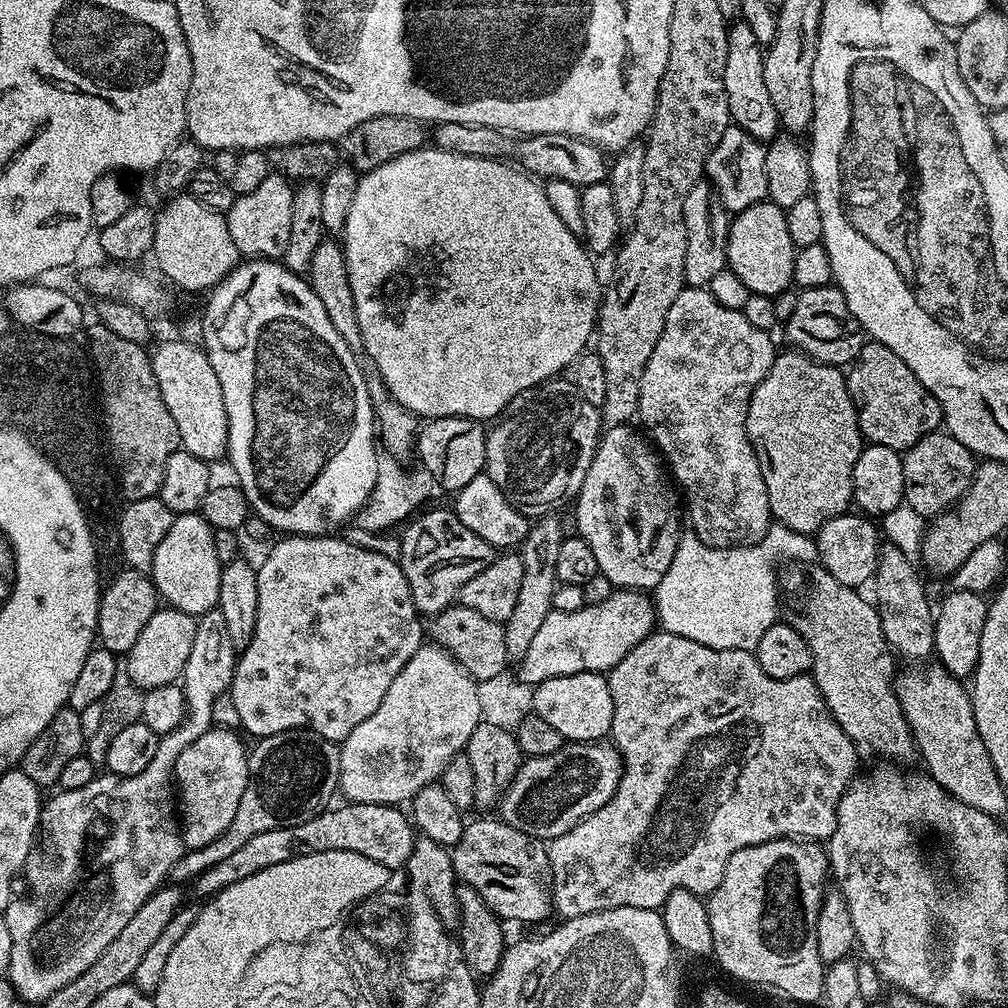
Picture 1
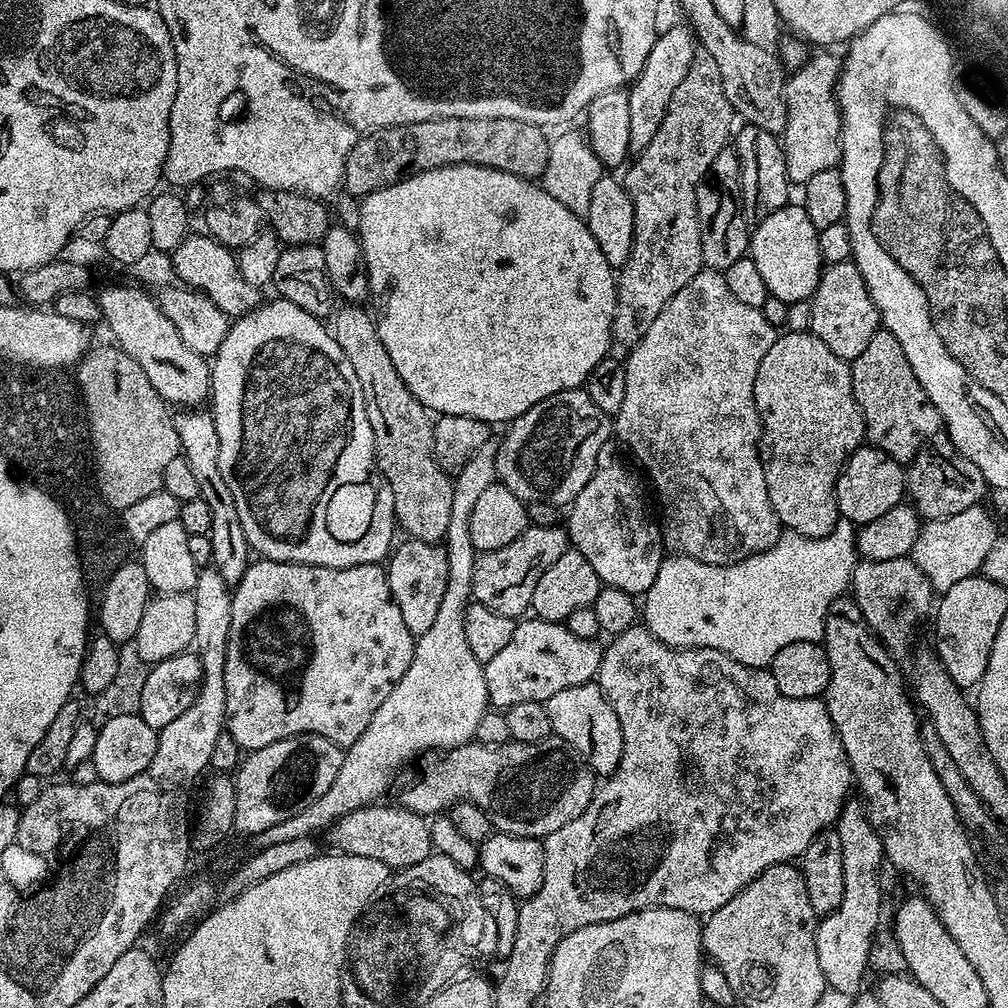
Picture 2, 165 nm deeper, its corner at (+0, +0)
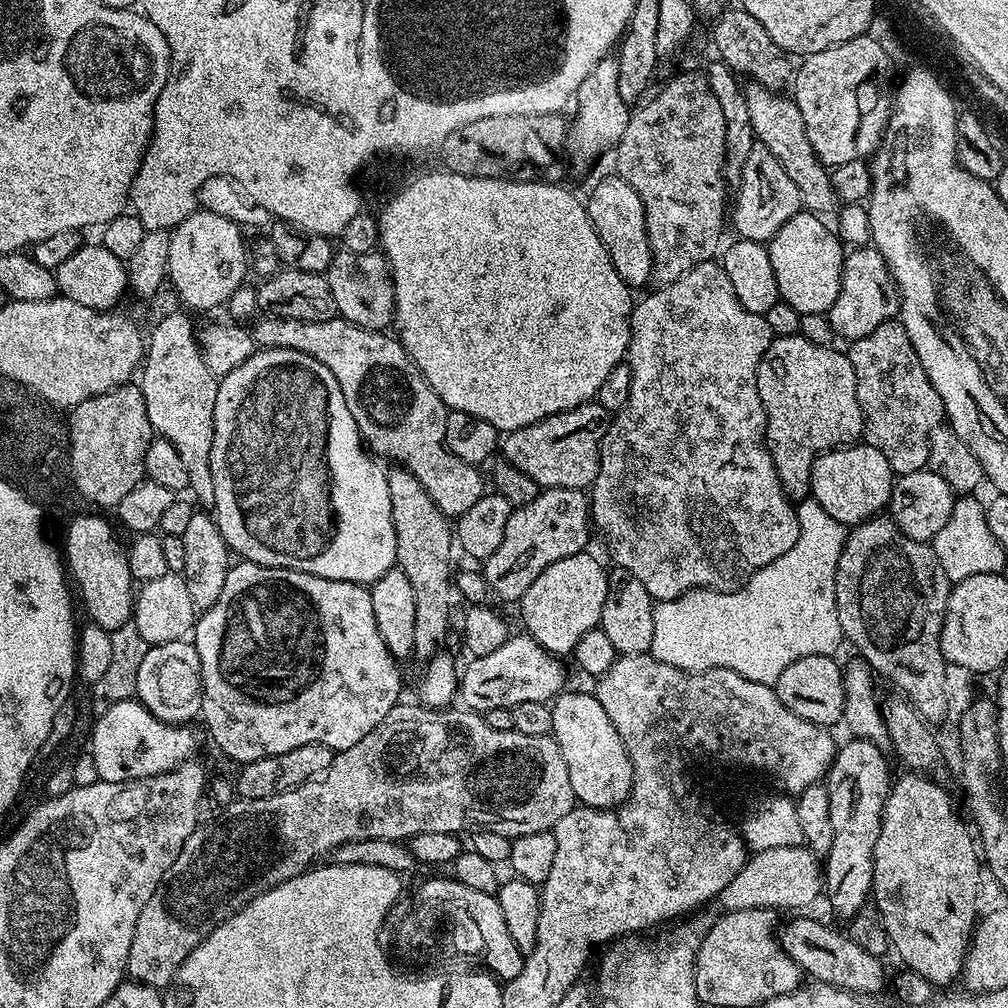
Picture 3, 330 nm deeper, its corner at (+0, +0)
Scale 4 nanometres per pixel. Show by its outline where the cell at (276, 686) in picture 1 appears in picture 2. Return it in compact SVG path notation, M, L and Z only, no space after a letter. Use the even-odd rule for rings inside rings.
M257 559L249 563L246 574L242 574L240 581L232 588L230 638L226 642L226 670L224 671L226 730L234 738L234 742L238 742L241 750L270 746L270 742L278 742L287 736L297 736L307 732L318 734L322 738L330 738L330 742L347 750L351 744L358 742L358 738L362 738L362 730L370 726L370 718L374 710L378 710L378 706L386 702L386 694L390 694L398 678L406 674L406 666L410 666L415 649L416 641L410 634L410 630L406 630L406 621L402 619L402 614L390 594L387 571L380 564L327 568L313 564L291 564L277 560Z

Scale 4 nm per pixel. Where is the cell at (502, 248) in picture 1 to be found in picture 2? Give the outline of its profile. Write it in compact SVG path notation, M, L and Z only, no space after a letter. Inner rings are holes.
M451 164L369 192L361 199L360 208L358 235L368 271L368 291L378 338L382 346L386 346L386 354L390 354L390 362L394 362L394 370L398 370L402 382L406 382L410 394L414 394L414 398L418 398L418 402L433 413L478 418L489 426L507 425L526 414L530 406L538 406L542 398L583 386L590 370L594 370L594 366L609 355L608 347L614 344L612 319L616 309L617 273L610 262L606 262L602 250L598 250L598 242L594 242L594 234L590 234L587 223L566 210L562 202L550 198L539 183L523 180L521 176L506 174L502 170L490 170L486 166Z

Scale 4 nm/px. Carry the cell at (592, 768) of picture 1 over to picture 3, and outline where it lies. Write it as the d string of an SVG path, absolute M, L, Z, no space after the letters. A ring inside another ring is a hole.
M401 702L394 705L390 714L386 714L386 718L382 718L382 722L378 722L378 726L374 726L374 730L370 730L370 734L366 734L362 742L354 742L354 746L339 749L333 755L330 766L326 766L326 770L319 772L313 780L302 782L297 788L279 792L270 798L254 798L253 800L237 798L217 820L196 827L190 834L190 838L186 838L186 846L182 846L174 866L170 866L170 870L162 878L158 890L150 894L150 902L146 902L142 914L138 914L138 926L134 926L134 942L130 942L127 975L135 983L161 990L167 989L176 976L176 971L182 966L182 962L190 958L192 951L219 924L226 922L234 914L238 914L238 910L245 908L250 901L258 898L266 890L309 871L319 861L316 860L319 856L327 857L344 842L358 842L366 838L386 838L407 842L418 834L446 834L447 832L460 834L463 833L463 828L471 829L473 826L489 828L503 836L515 838L526 834L553 831L556 824L562 822L562 818L566 818L566 814L570 814L572 808L577 807L578 801L574 790L570 790L570 770L566 770L566 758L562 758L562 750L558 742L551 736L531 736L515 730L510 732L493 730L491 726L486 726L483 715L479 712L461 710L459 707L456 709L456 706L430 708L423 703L415 703Z

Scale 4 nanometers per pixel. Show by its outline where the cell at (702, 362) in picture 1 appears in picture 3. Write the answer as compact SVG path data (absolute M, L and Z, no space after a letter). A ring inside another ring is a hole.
M715 259L694 266L694 270L690 270L682 278L657 287L655 290L657 292L650 293L641 304L639 301L632 309L632 337L628 343L628 355L626 357L626 363L630 366L630 374L632 375L630 378L630 398L626 398L626 406L622 406L622 410L611 417L608 432L600 443L600 465L598 466L598 474L594 478L590 489L590 520L594 525L595 531L597 528L604 535L605 542L608 543L608 552L612 555L613 560L611 563L615 567L630 570L630 574L634 574L634 578L638 578L638 582L642 582L642 586L646 586L646 590L650 590L653 601L673 600L692 588L712 588L716 592L736 592L743 588L745 582L753 574L758 570L762 570L762 566L770 566L770 562L774 562L774 558L782 558L782 554L786 554L786 550L790 550L790 546L794 546L794 542L798 542L796 504L790 499L788 493L784 491L782 482L774 470L774 462L768 453L768 441L764 438L768 423L766 422L764 407L762 406L762 398L758 394L758 366L774 339L770 330L770 322L766 322L764 315L754 314L750 310L746 310L746 306L742 306L742 302L738 302L738 298L734 294L734 286L730 286L730 278L726 278L726 270L723 263L717 262Z

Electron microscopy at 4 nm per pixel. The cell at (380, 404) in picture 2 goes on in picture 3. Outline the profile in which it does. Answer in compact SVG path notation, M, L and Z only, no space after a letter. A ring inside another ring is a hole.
M399 466L387 469L388 489L390 490L390 514L396 535L396 564L410 578L414 586L414 650L412 656L427 662L441 651L444 639L448 636L448 623L452 620L452 596L454 597L454 567L452 568L452 548L454 552L454 528L449 517L434 506L430 494L407 470Z

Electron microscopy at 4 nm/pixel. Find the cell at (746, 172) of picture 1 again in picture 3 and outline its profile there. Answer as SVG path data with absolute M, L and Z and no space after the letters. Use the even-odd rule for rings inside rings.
M759 142L750 150L750 158L746 158L738 191L740 193L734 196L736 209L730 212L730 224L736 227L735 235L741 240L772 240L784 223L790 222L790 218L794 218L794 214L802 208L798 186L794 186L782 162L778 162L778 158L774 158L774 154L770 154L770 150Z

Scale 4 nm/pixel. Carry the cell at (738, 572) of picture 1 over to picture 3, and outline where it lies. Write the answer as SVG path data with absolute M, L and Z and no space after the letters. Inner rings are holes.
M811 498L799 501L796 504L796 513L798 514L798 542L794 542L794 546L790 546L790 550L786 550L786 554L782 554L782 558L774 558L774 562L770 562L770 566L762 566L762 570L753 574L745 582L743 588L736 592L716 592L712 588L692 588L673 600L659 601L654 610L654 642L650 655L658 658L658 662L666 662L670 666L681 668L687 672L705 672L711 668L729 668L742 674L742 678L750 678L759 684L773 686L778 682L778 674L782 674L782 670L798 658L806 658L807 656L835 657L840 644L845 643L844 631L838 622L838 610L836 609L836 571L838 570L838 558L842 558L846 528L845 525L838 522L838 518L830 518L830 514L826 514L826 510L822 510L822 506L818 506L818 502Z

